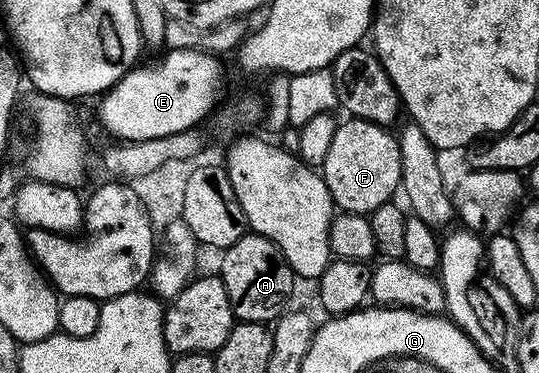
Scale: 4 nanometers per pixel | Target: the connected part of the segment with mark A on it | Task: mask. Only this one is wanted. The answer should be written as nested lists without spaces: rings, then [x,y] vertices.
[[[246,233],[242,237],[238,237],[238,241],[234,241],[234,245],[223,248],[220,259],[220,268],[218,274],[222,285],[226,285],[226,297],[230,297],[230,309],[233,316],[242,323],[263,323],[271,324],[284,314],[288,303],[292,299],[292,290],[298,284],[298,276],[292,271],[292,266],[286,261],[286,257],[282,257],[282,249],[278,249],[278,245],[274,245],[274,241],[270,241],[266,237],[255,233]]]

